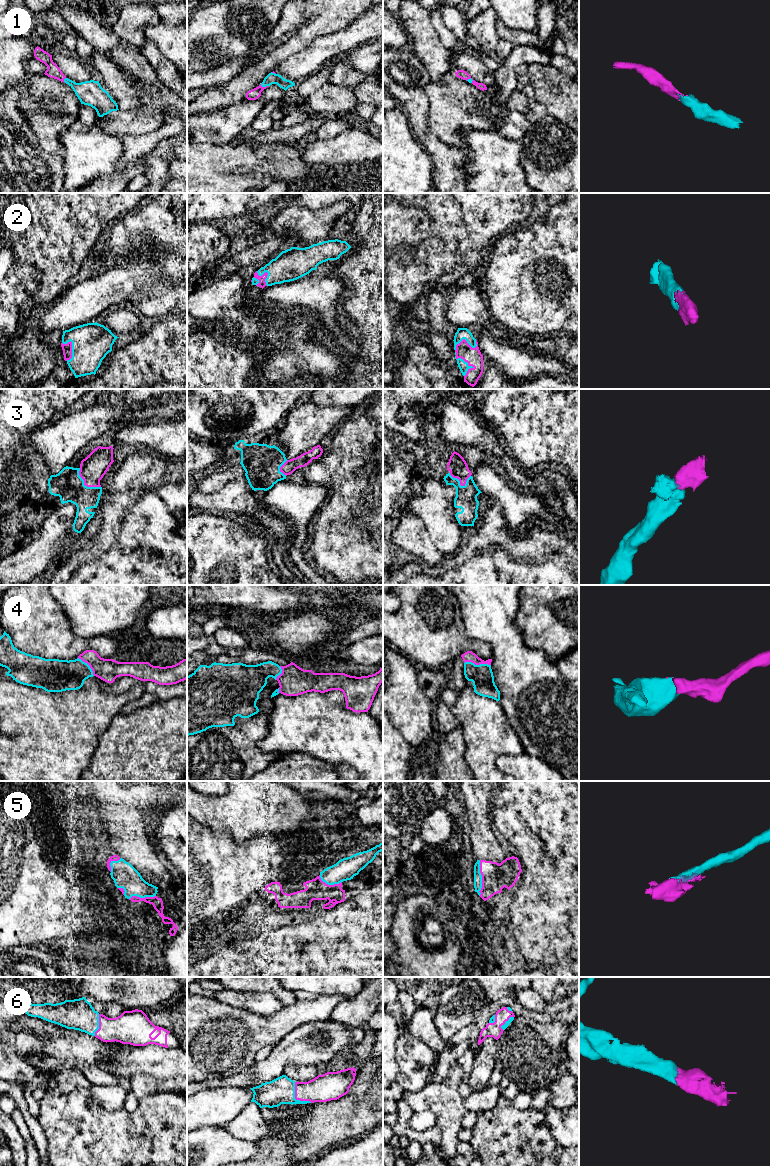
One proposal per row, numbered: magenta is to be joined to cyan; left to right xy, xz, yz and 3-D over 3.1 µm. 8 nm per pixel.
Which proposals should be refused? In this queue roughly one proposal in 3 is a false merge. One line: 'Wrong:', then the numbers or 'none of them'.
Wrong: none of them

